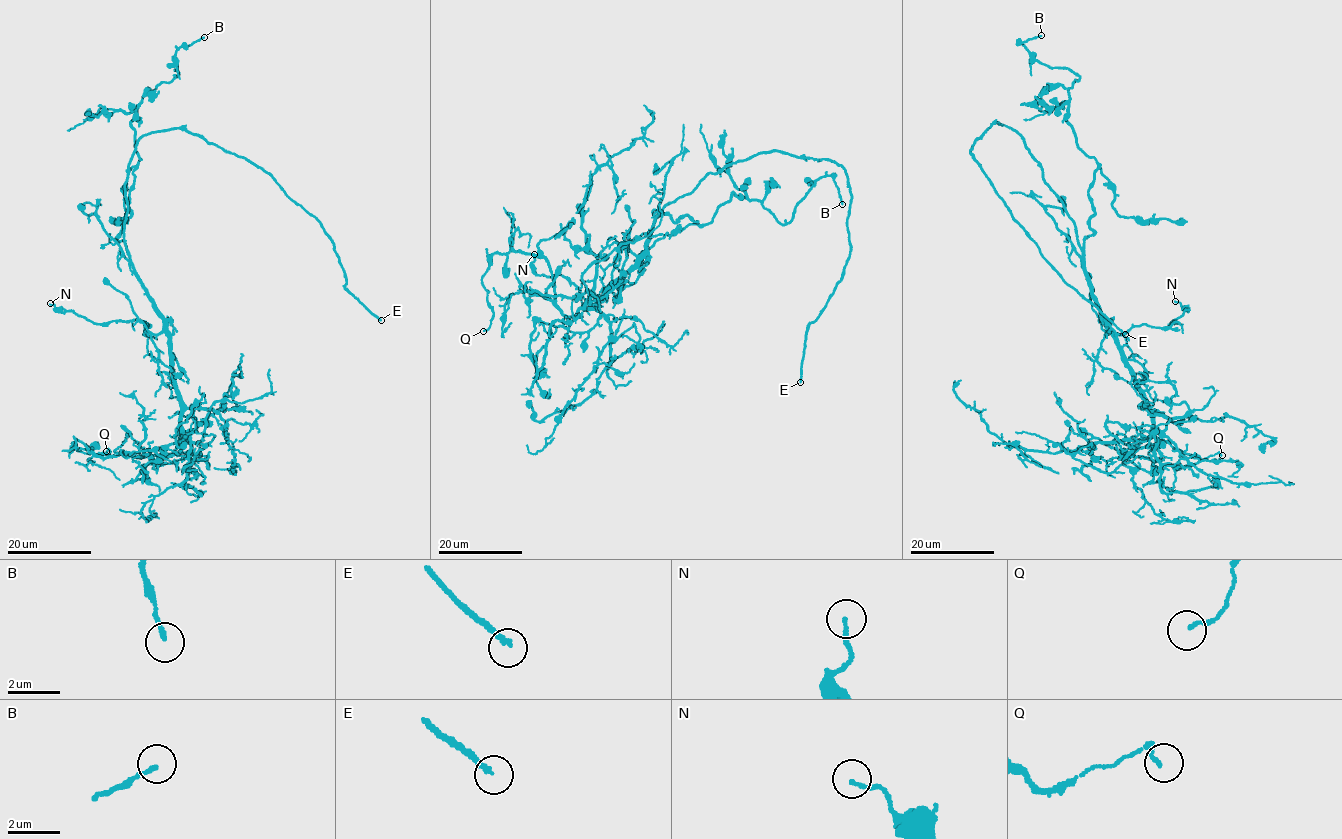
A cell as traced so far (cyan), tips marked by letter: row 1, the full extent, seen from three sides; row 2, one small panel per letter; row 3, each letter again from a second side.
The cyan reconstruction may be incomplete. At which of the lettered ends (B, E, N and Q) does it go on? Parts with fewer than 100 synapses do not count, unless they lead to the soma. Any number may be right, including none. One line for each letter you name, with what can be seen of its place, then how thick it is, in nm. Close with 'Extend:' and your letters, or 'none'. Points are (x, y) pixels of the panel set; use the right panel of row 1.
E: (1125, 334) | 160 nm
Extend: E

